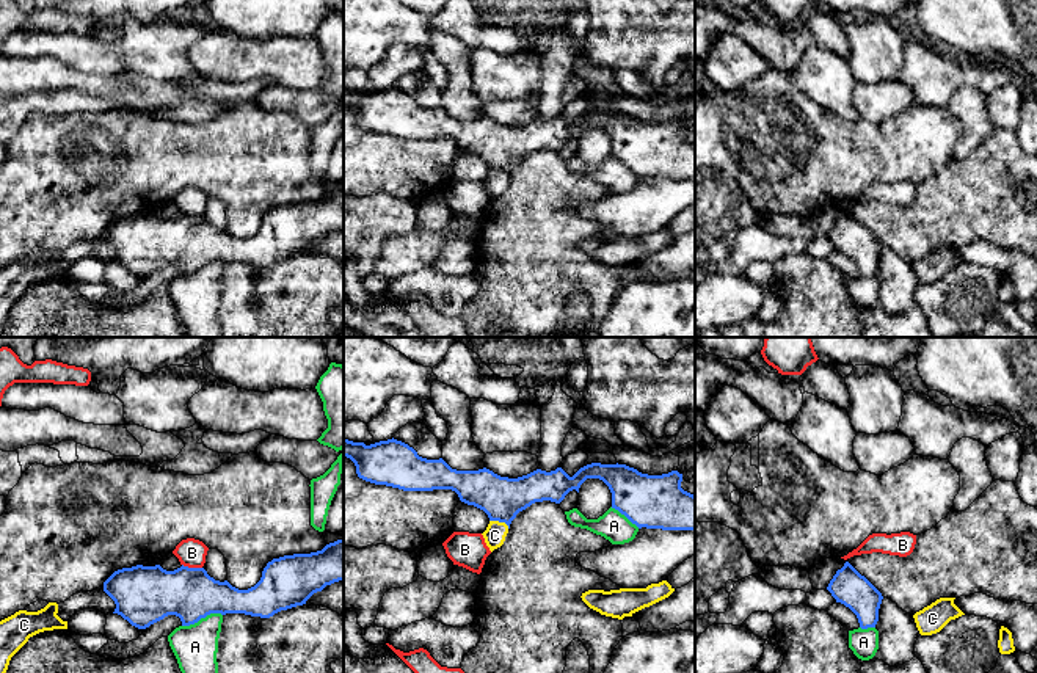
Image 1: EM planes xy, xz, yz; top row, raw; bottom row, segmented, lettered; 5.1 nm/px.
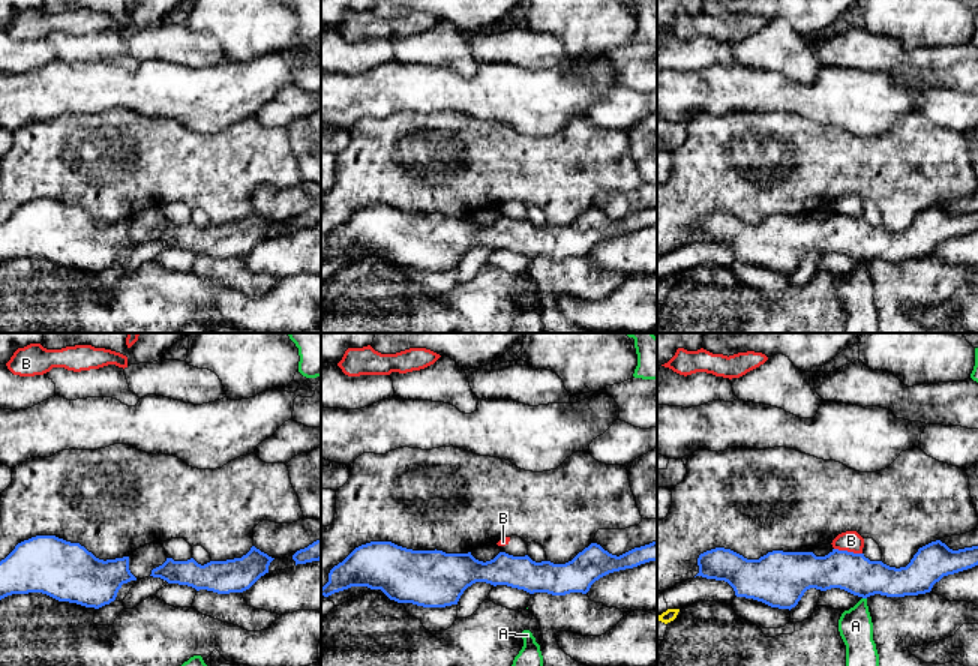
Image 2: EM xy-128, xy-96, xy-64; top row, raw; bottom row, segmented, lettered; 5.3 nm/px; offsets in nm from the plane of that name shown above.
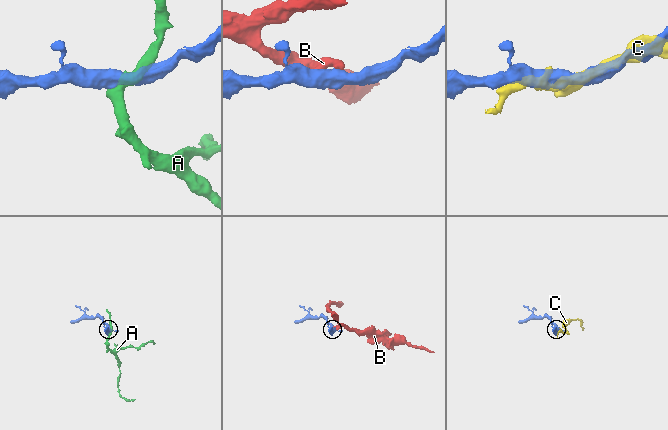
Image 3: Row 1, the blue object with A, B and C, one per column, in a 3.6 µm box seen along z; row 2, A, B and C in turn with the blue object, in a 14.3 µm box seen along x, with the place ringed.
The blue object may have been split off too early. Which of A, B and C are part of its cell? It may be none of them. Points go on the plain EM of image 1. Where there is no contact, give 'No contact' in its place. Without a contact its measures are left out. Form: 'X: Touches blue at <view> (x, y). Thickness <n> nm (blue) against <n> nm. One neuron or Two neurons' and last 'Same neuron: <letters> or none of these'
A: Touches blue at xy (201, 265). Thickness 280 nm (blue) against 220 nm. Two neurons
B: Touches blue at xy (192, 217). Thickness 280 nm (blue) against 150 nm. Two neurons
C: Touches blue at xz (499, 170). Thickness 220 nm (blue) against 110 nm. Two neurons
Same neuron: none of these

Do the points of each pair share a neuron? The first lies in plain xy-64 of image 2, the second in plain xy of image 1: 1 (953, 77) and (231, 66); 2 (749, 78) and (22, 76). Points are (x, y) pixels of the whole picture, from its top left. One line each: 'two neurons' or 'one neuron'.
1: one neuron
2: one neuron

